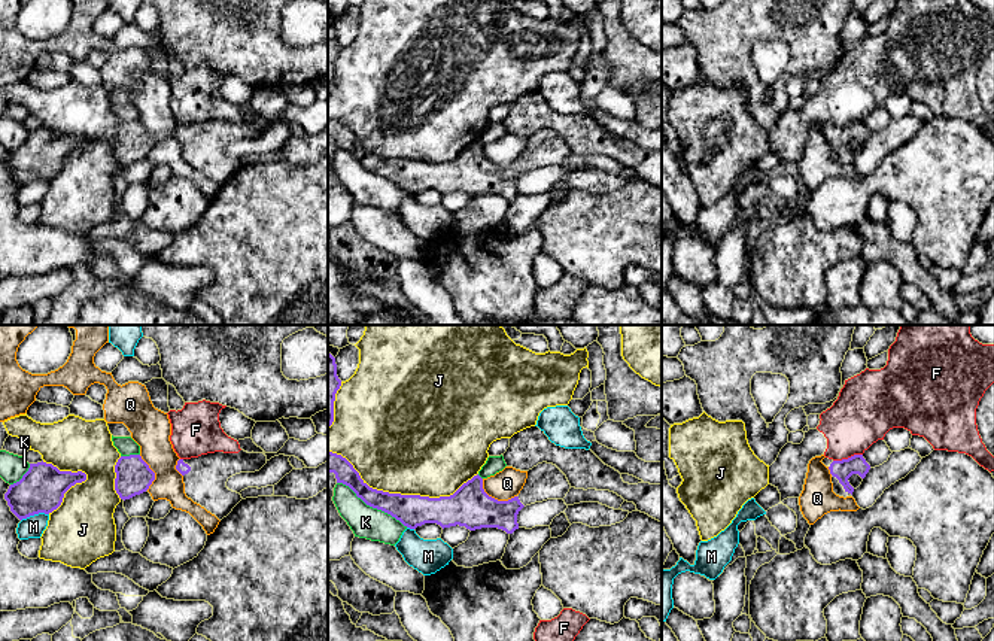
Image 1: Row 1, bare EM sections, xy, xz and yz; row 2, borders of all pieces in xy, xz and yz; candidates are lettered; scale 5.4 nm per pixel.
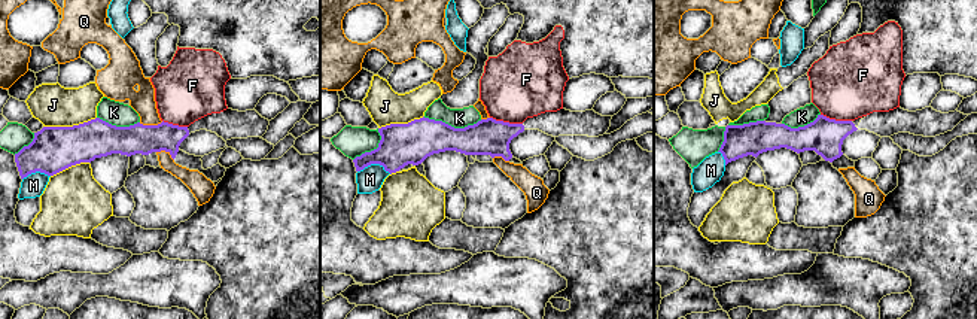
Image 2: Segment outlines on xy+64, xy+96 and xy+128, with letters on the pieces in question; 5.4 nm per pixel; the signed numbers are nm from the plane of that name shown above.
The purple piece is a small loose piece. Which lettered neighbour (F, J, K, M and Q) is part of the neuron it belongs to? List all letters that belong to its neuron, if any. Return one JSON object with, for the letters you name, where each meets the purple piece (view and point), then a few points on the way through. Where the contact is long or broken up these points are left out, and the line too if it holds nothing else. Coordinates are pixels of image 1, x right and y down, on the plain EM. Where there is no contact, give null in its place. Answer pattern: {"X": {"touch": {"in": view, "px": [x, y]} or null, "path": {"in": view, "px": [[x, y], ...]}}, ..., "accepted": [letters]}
{"accepted": []}

